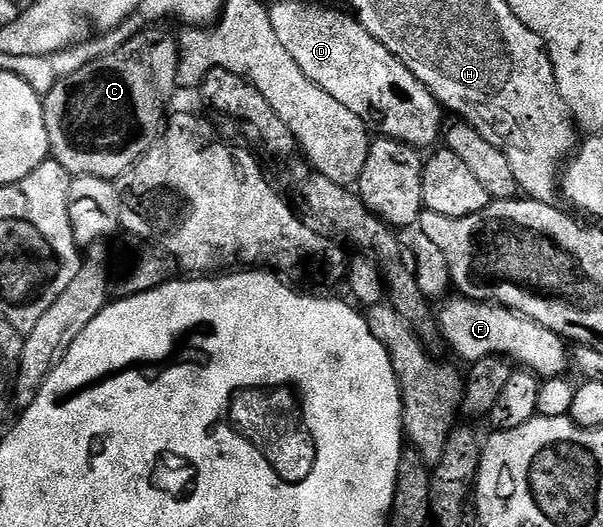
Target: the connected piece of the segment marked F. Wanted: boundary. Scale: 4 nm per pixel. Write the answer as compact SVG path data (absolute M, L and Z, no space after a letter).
M456 294L443 301L444 309L438 312L438 332L462 359L475 362L487 356L502 356L513 365L530 371L541 378L560 378L570 368L570 350L558 334L546 330L538 322L526 318L500 304L486 304L466 300Z

